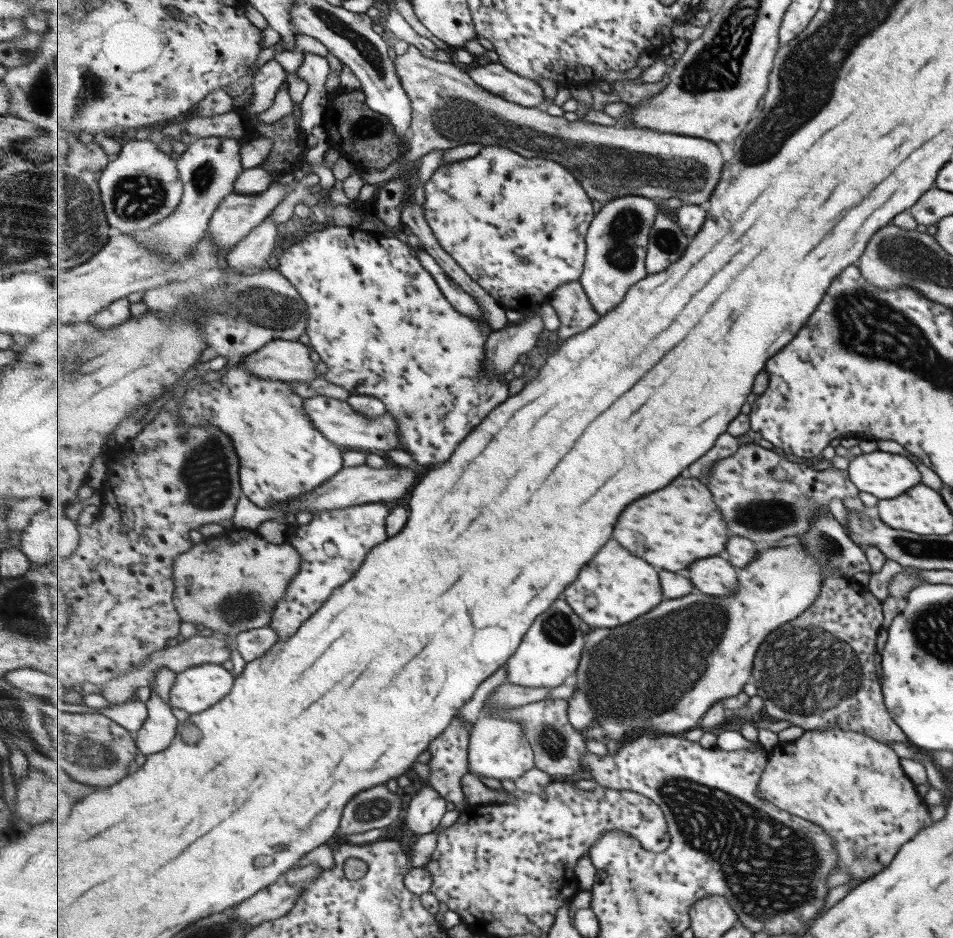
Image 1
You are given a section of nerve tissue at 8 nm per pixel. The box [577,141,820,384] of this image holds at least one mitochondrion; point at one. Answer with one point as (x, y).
(622, 232)

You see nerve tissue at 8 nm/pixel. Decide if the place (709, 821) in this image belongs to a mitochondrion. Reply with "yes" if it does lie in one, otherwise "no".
yes

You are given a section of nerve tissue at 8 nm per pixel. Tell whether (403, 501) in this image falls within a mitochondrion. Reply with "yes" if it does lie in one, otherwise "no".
no

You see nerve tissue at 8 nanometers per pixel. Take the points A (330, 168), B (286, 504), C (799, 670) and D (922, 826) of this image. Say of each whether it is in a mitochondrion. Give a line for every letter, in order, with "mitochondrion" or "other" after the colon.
A: other
B: other
C: mitochondrion
D: other

